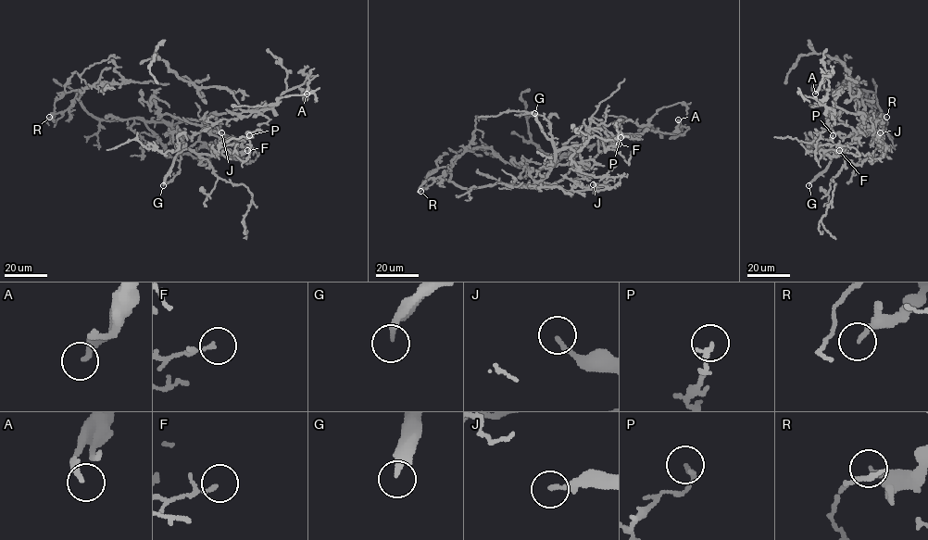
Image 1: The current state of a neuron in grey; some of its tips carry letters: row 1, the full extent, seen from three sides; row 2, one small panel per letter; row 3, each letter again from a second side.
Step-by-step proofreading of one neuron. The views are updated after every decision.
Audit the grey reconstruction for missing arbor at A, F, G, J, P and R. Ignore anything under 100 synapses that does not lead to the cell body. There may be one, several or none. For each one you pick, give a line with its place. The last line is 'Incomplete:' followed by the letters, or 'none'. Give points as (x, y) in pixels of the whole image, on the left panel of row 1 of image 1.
G: Place: (163, 185)
Incomplete: G

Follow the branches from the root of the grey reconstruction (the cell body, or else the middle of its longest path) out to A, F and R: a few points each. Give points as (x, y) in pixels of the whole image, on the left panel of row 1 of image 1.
A: (189, 119), (232, 113), (239, 106), (245, 110), (270, 108), (282, 94), (307, 78), (307, 94)
F: (189, 119), (174, 119), (171, 127), (182, 144), (196, 153), (217, 156), (229, 149), (247, 150)
R: (189, 119), (171, 125), (136, 119), (100, 120), (85, 108), (78, 89), (57, 99), (55, 115), (49, 117)

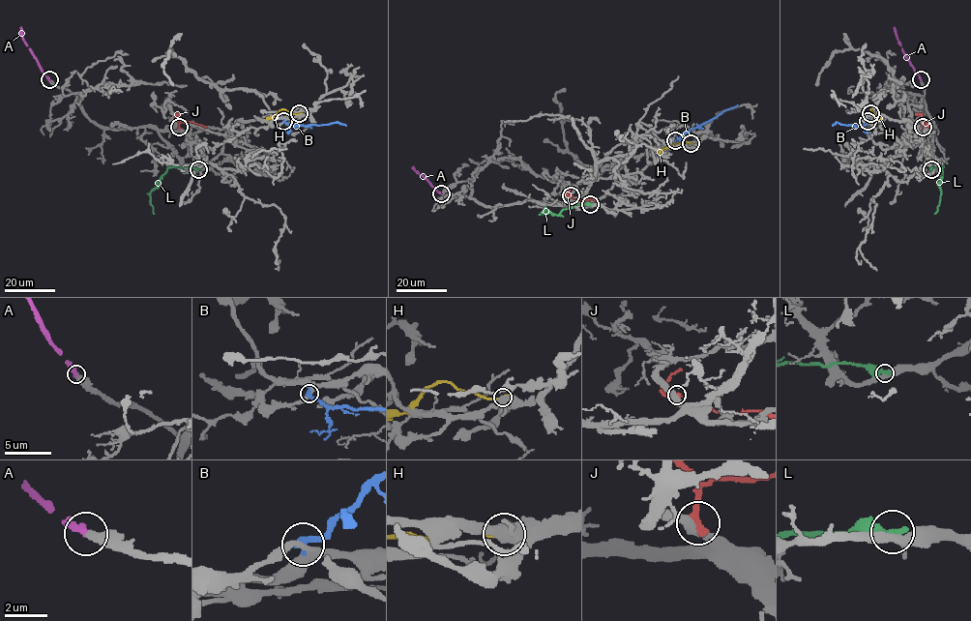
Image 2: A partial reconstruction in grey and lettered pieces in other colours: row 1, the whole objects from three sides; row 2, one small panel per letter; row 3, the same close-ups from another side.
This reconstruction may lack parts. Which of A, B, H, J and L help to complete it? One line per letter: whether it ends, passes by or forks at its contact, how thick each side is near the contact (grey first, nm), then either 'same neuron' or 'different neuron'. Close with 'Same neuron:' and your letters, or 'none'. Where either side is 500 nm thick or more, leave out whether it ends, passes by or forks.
A: it ends there; 360 nm thick on the grey side, 360 nm on the other; same neuron
B: it ends there; 260 nm thick on the grey side, 380 nm on the other; different neuron
H: it ends there; 440 nm thick on the grey side, 240 nm on the other; different neuron
J: it ends there; 440 nm thick on the grey side, 320 nm on the other; different neuron
L: 360 nm thick on the grey side, 550 nm on the other; different neuron
Same neuron: A

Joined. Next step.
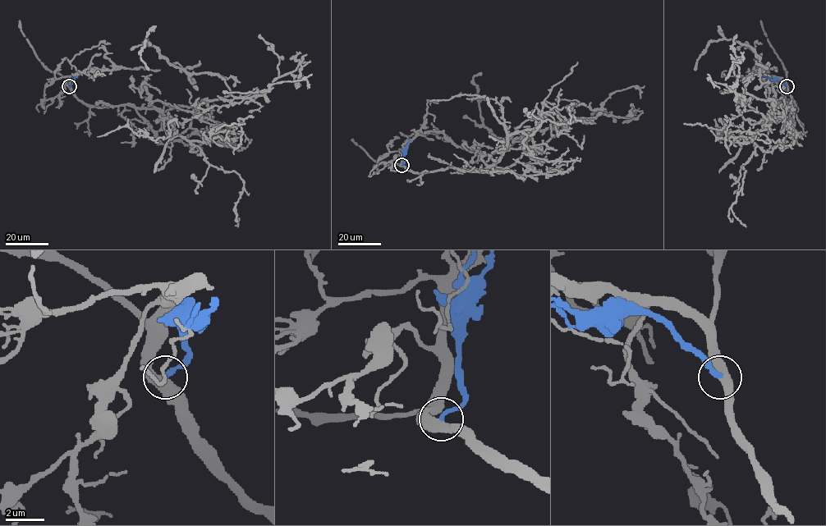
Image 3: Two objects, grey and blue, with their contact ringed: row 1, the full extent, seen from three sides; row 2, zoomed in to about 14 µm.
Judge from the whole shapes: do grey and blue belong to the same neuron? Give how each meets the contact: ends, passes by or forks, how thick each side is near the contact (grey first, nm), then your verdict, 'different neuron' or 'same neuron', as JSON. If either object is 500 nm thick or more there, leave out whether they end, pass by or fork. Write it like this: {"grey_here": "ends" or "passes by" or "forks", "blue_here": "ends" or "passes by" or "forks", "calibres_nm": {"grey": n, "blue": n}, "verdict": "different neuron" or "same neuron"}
{"grey_here": "passes by", "blue_here": "ends", "calibres_nm": {"grey": 480, "blue": 240}, "verdict": "different neuron"}

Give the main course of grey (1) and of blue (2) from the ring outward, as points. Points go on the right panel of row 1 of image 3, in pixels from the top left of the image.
1: (786, 85), (791, 112), (749, 94), (743, 80), (758, 73), (759, 58), (732, 39), (711, 41), (694, 70)
2: (786, 85), (778, 79), (761, 77)

